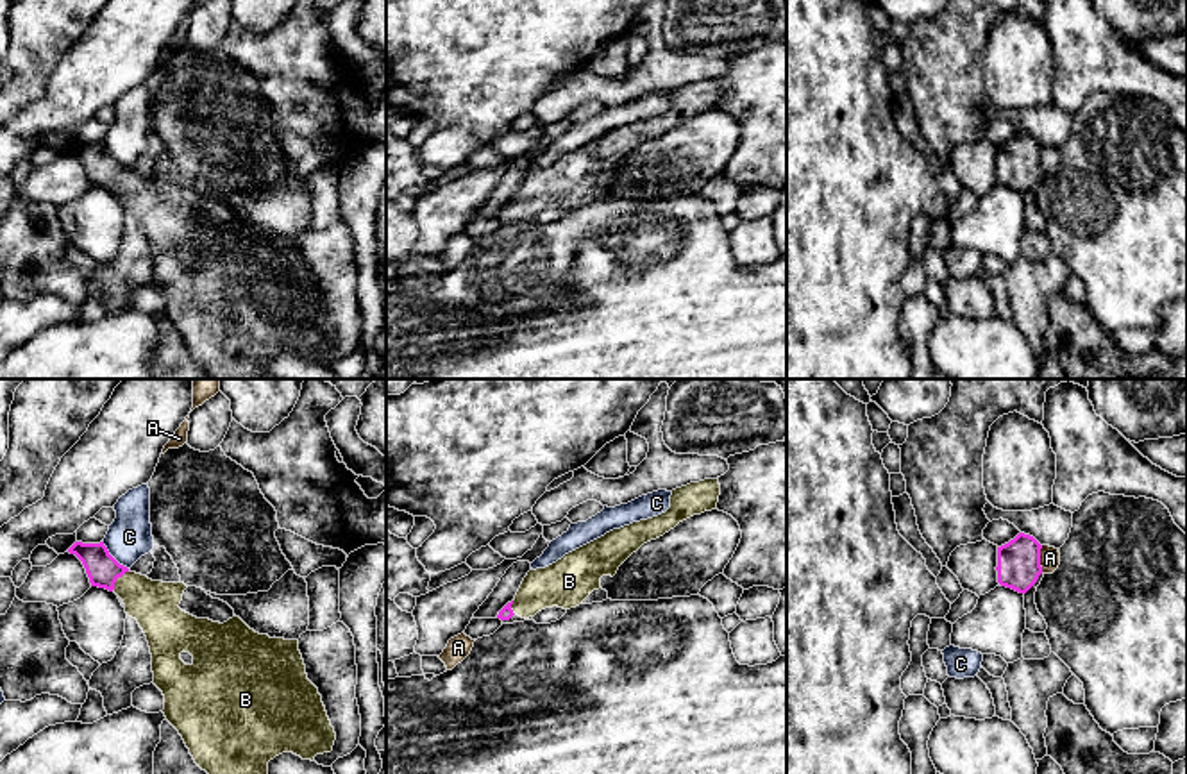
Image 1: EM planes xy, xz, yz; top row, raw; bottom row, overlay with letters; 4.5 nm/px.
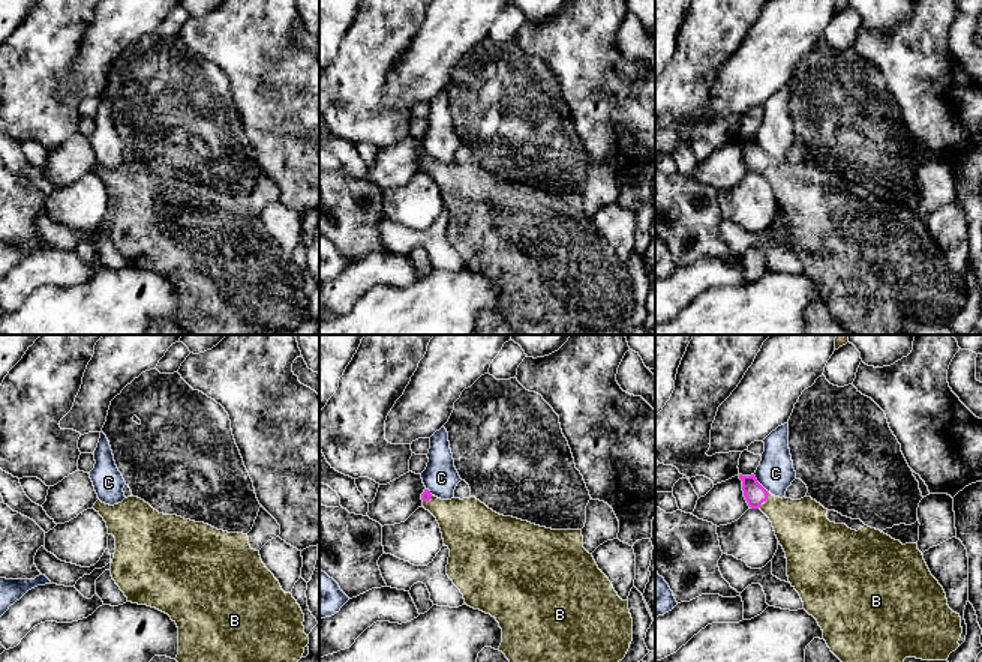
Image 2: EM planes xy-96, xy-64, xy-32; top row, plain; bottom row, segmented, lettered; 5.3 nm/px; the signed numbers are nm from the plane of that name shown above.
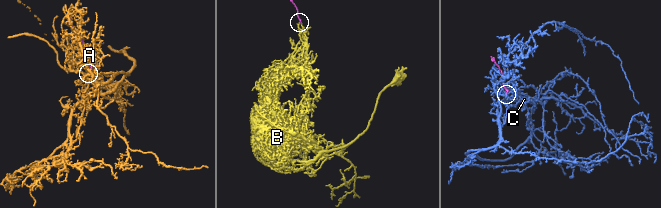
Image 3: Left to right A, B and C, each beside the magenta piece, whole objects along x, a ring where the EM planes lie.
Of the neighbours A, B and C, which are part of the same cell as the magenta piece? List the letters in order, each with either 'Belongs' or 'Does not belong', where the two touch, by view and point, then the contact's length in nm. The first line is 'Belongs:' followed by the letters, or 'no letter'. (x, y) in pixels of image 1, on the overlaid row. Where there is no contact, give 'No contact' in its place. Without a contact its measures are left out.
Belongs: B
A: Does not belong. Touches magenta at yz (1039, 560). Shared border 130 nm
B: Belongs. Touches magenta at xy (117, 578). Shared border 130 nm
C: Does not belong. Touches magenta at xy (111, 556). Shared border 170 nm

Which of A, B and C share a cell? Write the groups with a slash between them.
A / B / C

